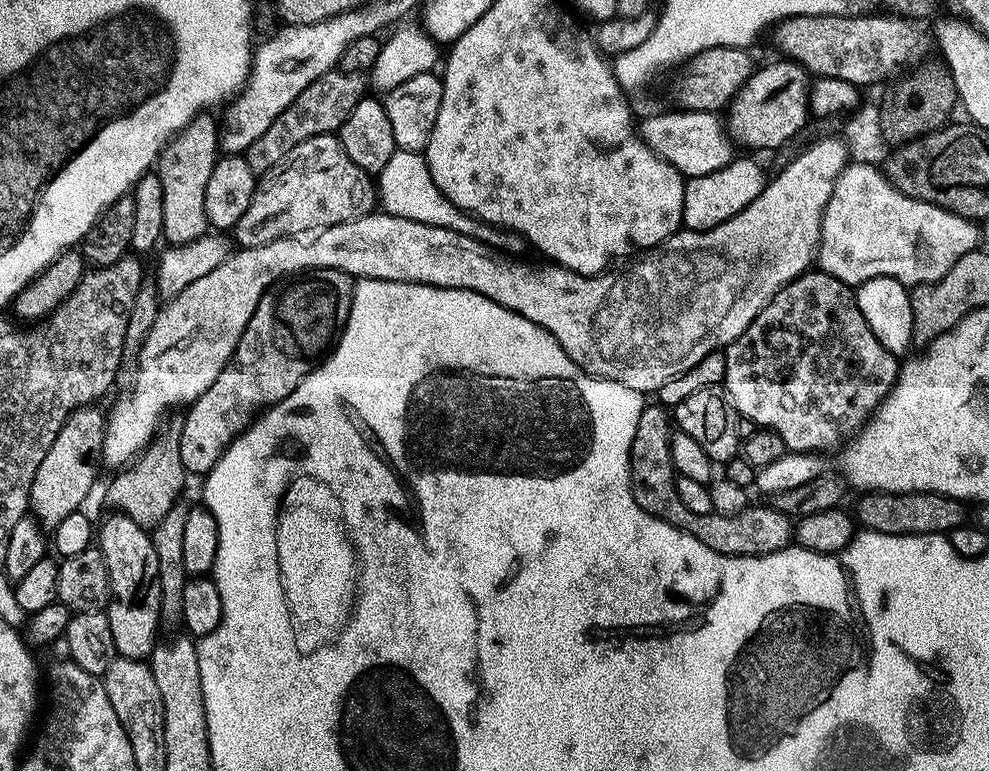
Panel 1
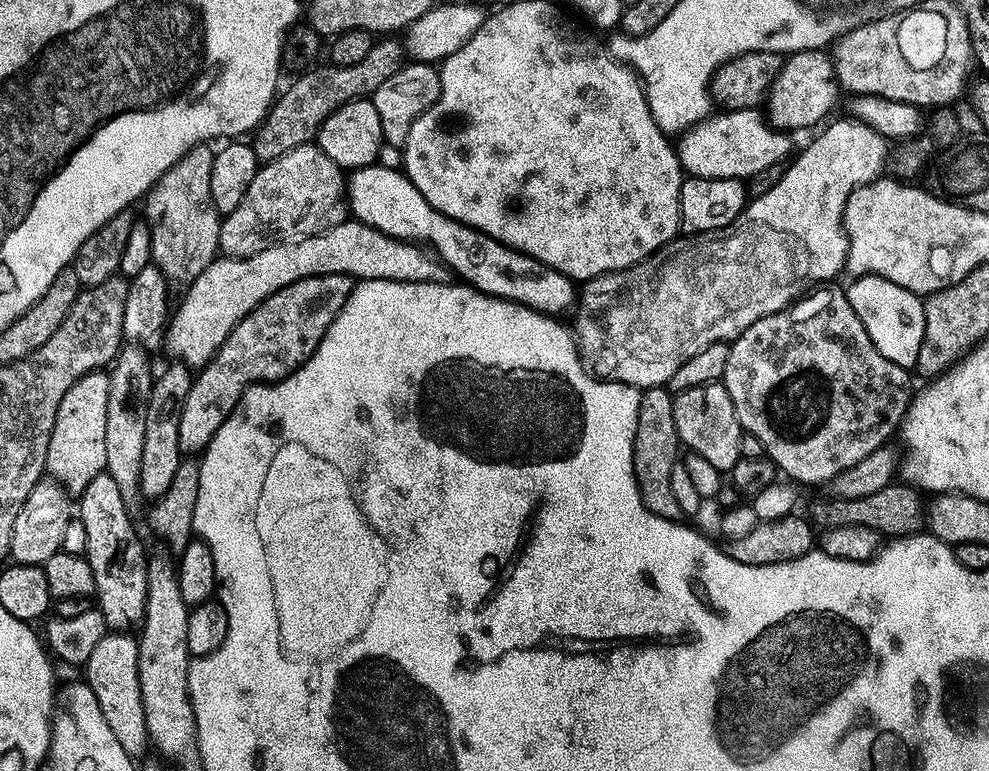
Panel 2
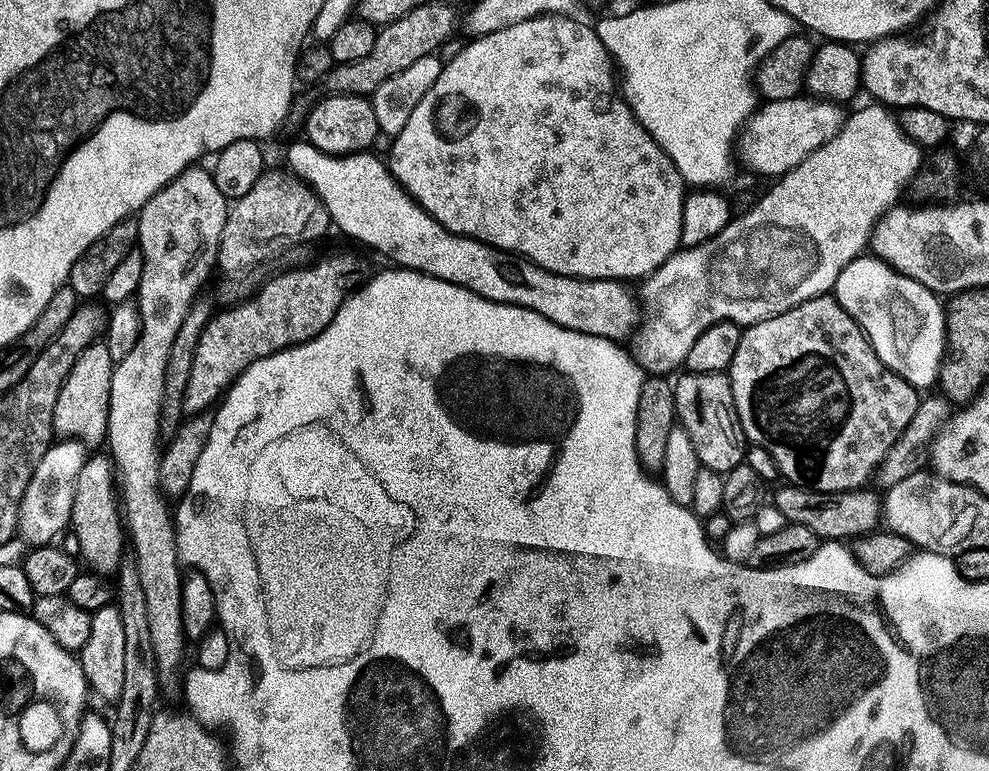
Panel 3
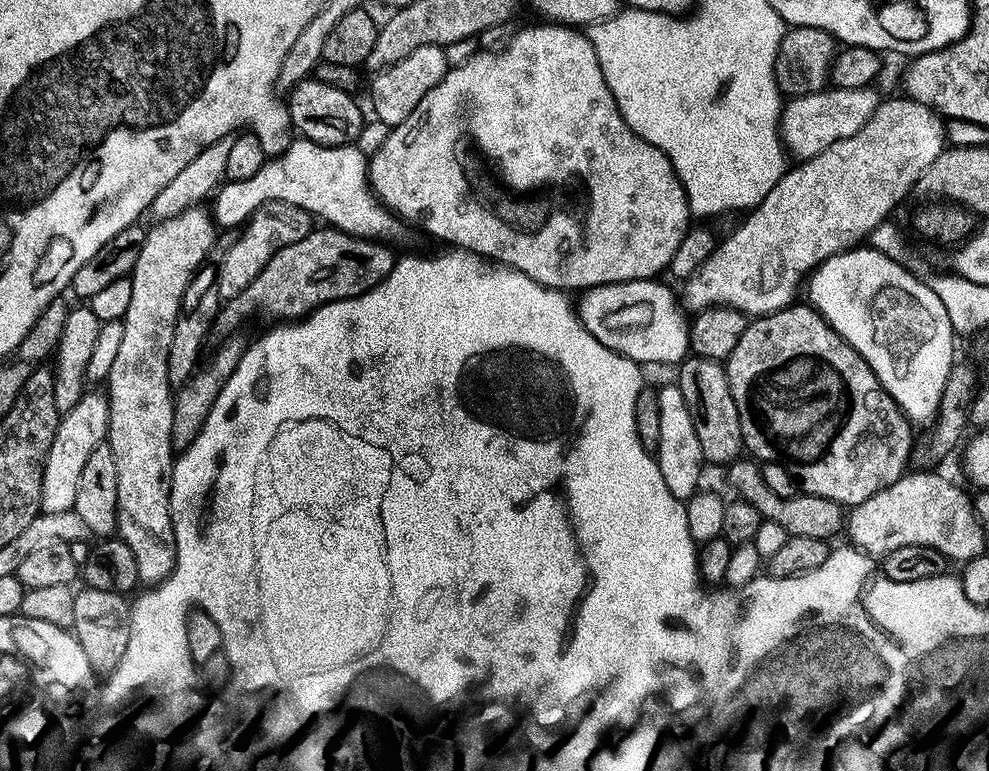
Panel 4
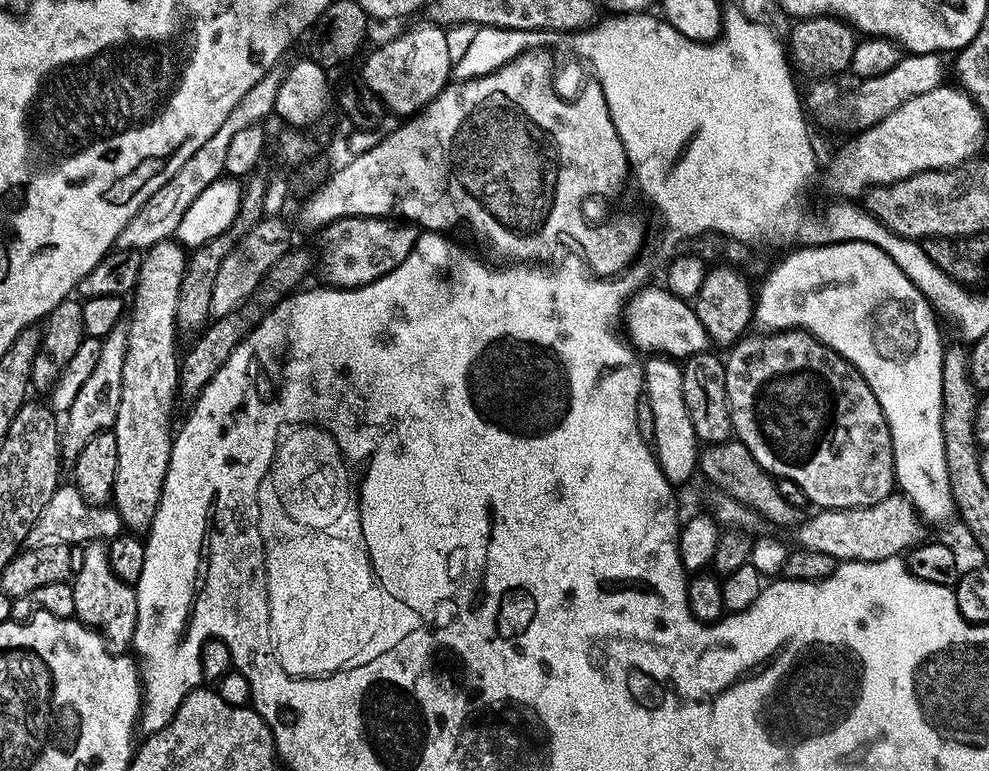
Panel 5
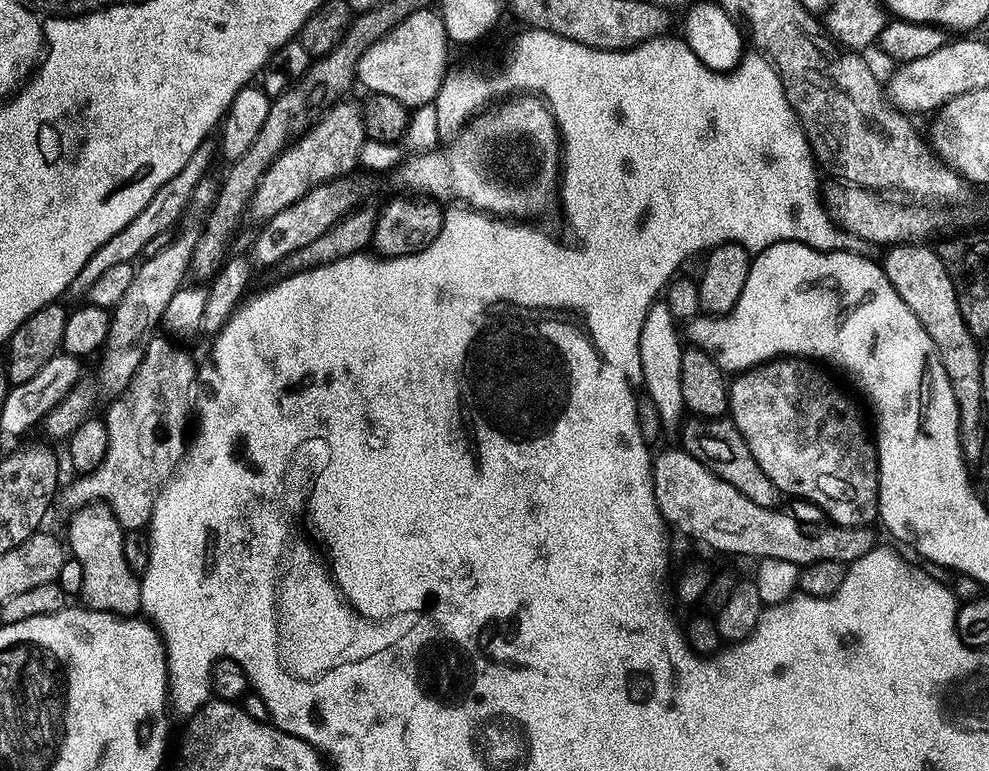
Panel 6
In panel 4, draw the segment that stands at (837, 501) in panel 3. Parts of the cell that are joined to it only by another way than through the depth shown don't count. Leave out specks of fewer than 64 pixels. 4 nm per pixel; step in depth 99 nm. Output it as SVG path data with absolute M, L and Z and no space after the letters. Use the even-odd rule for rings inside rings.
M737 458L727 465L728 484L733 488L735 495L741 500L750 502L754 510L758 510L761 518L776 522L786 530L788 537L798 538L818 538L824 541L831 541L831 536L841 535L846 524L846 512L841 504L834 502L830 498L821 496L810 496L799 494L800 496L779 496L770 485L764 481L764 476L760 473L761 465L755 459Z

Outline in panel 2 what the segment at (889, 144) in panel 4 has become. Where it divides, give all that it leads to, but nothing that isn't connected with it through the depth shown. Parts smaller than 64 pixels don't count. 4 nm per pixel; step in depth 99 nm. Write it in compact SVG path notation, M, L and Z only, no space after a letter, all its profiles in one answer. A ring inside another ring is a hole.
M833 119L827 125L829 128L813 144L806 145L804 153L800 157L797 155L787 165L782 180L776 186L771 187L766 194L762 194L761 197L749 199L745 203L743 210L738 214L738 218L734 218L734 222L730 222L730 226L726 226L722 230L703 232L697 236L681 235L679 238L671 240L664 247L659 248L657 252L641 260L639 264L635 264L632 268L625 268L622 273L625 280L621 284L620 279L622 279L622 276L619 272L607 272L601 276L595 276L593 280L583 281L582 287L578 292L578 307L575 309L575 312L577 312L574 339L576 347L580 350L580 358L584 361L584 367L599 379L614 380L617 384L631 384L633 388L641 390L667 385L668 380L674 378L678 366L682 366L682 362L686 362L686 358L694 358L694 354L699 354L701 350L706 350L706 346L711 344L735 340L751 324L758 322L764 316L769 316L778 310L788 307L797 298L805 295L813 286L820 286L825 282L835 281L832 279L840 271L842 273L845 271L848 259L848 236L844 232L844 211L846 210L848 196L854 189L877 179L883 173L880 171L884 168L884 159L887 156L889 159L890 156L889 145L884 137L879 136L873 128L866 126L860 120L843 119L836 121Z

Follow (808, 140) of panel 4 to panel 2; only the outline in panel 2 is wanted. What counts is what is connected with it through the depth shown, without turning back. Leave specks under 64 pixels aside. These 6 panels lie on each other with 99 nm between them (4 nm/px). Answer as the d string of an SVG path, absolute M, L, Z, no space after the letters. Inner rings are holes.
M743 108L733 112L720 110L698 121L679 137L678 155L680 157L680 166L688 176L734 178L735 180L747 181L750 176L757 174L758 171L765 170L766 166L785 162L793 155L792 140L788 136L791 135L787 131L772 127L760 108Z

